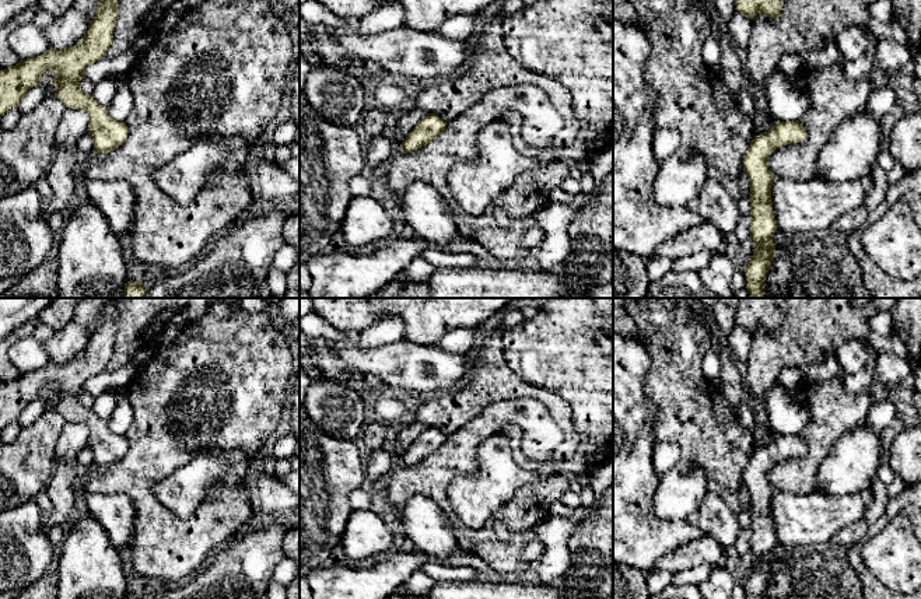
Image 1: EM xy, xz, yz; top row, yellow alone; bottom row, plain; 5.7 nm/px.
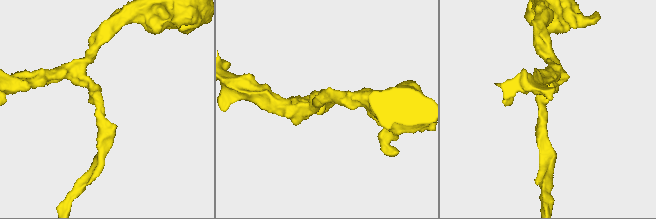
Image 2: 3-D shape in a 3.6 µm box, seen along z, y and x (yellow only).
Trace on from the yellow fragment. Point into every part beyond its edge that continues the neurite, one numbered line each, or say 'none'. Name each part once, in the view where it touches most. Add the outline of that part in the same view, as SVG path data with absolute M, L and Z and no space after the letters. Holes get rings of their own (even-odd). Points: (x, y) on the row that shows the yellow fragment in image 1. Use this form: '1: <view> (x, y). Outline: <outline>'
none

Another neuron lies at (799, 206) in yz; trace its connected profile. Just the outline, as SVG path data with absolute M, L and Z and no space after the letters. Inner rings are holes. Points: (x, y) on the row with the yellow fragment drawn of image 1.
M869 174L841 183L822 178L787 181L774 178L771 204L777 228L791 237L830 228L834 221L865 203L871 188Z

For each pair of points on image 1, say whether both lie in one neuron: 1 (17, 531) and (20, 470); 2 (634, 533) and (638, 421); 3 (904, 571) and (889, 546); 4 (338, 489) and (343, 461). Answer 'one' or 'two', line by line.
1: two
2: one
3: one
4: one

